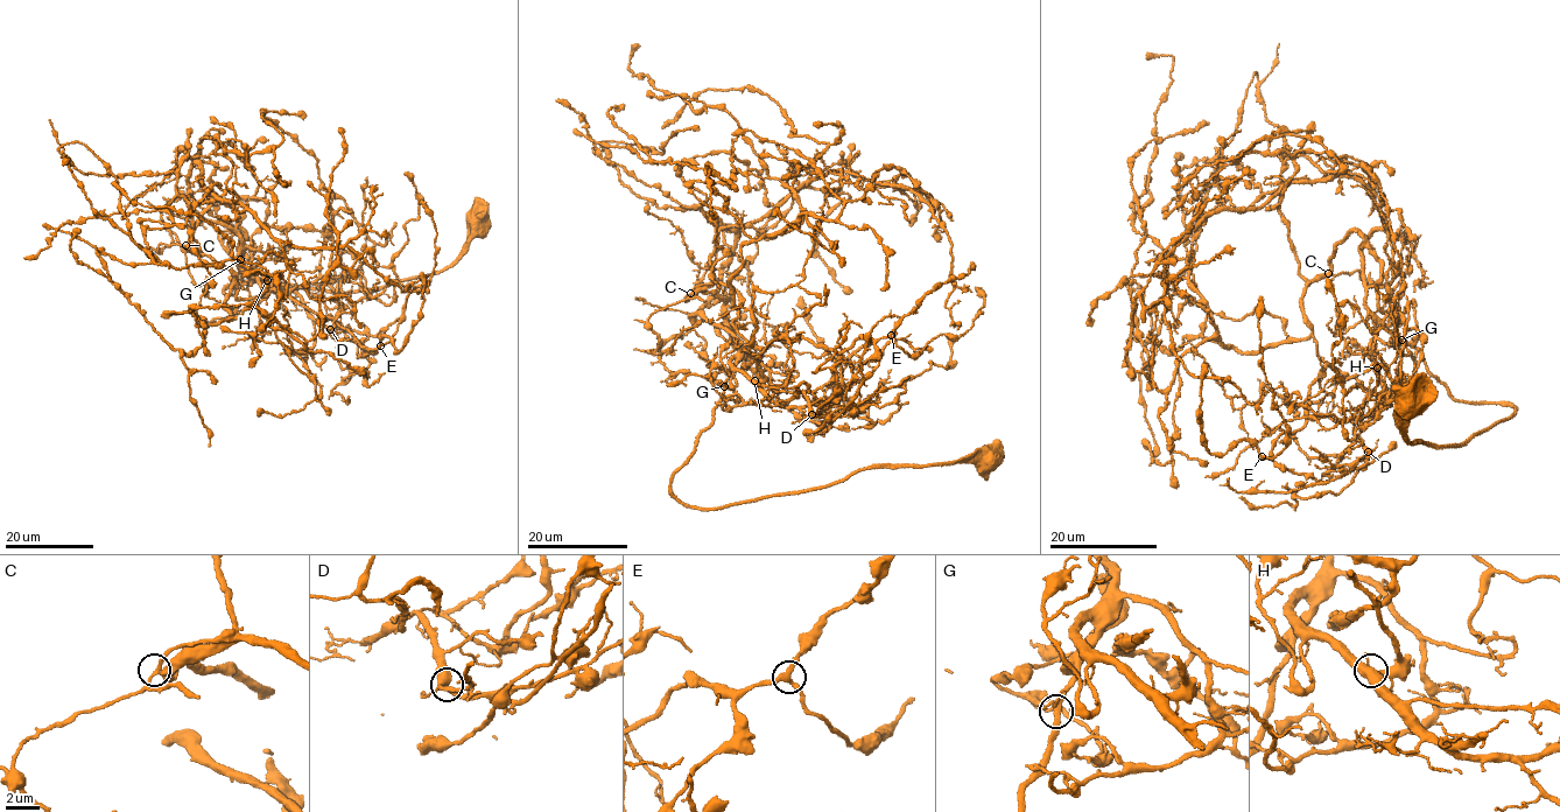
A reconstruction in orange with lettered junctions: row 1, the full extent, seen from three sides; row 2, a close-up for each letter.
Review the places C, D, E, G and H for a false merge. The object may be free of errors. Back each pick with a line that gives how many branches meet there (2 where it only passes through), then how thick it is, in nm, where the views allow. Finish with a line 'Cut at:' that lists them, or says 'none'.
Cut at: none

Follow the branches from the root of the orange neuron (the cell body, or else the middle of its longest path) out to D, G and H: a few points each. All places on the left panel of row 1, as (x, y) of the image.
D: (477, 225), (441, 270), (355, 293), (241, 281), (225, 295), (239, 252), (330, 329)
G: (477, 225), (479, 231), (448, 266), (357, 292), (241, 281), (225, 288), (225, 295), (236, 294), (239, 259)
H: (477, 225), (426, 275), (355, 293), (241, 281), (223, 294), (236, 294), (241, 250), (239, 264), (266, 280)

